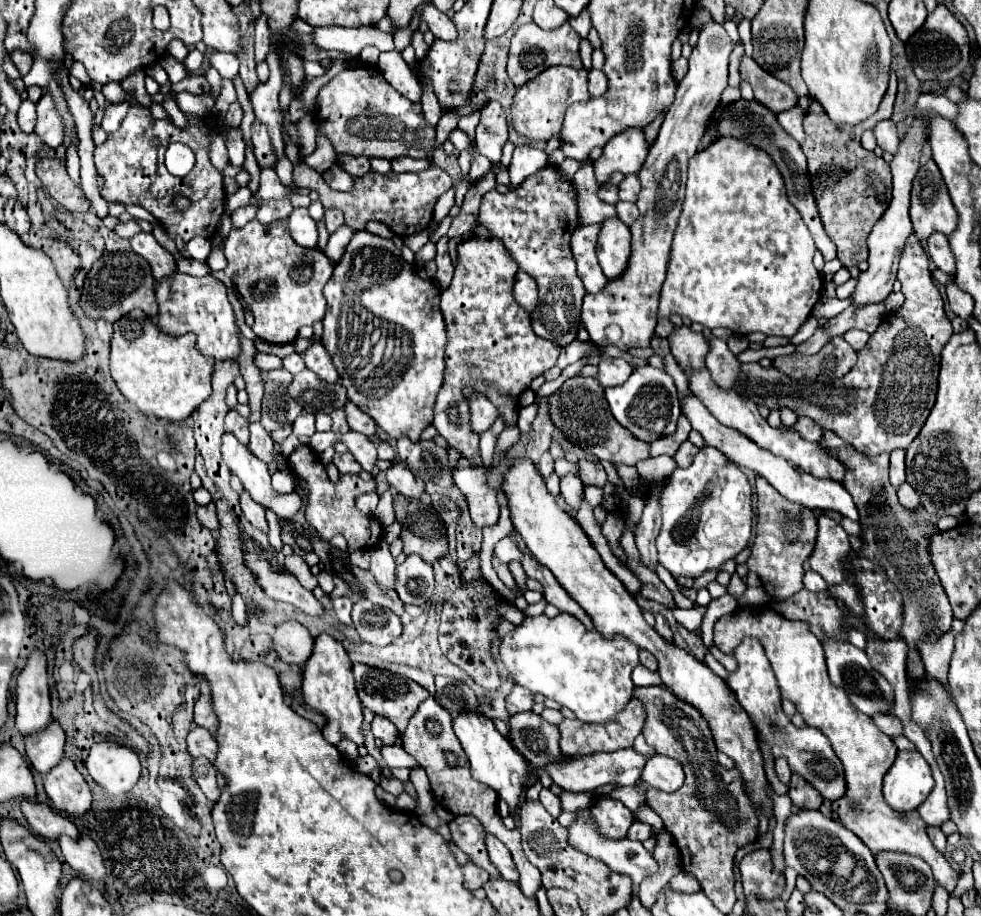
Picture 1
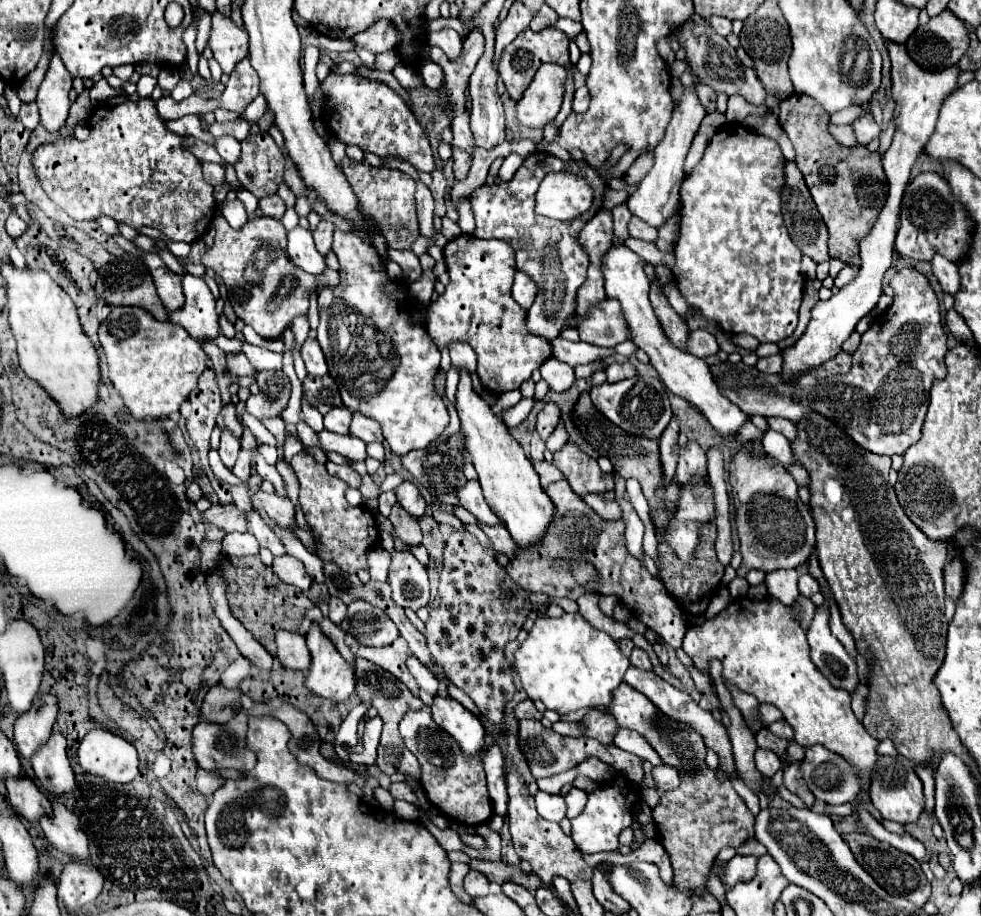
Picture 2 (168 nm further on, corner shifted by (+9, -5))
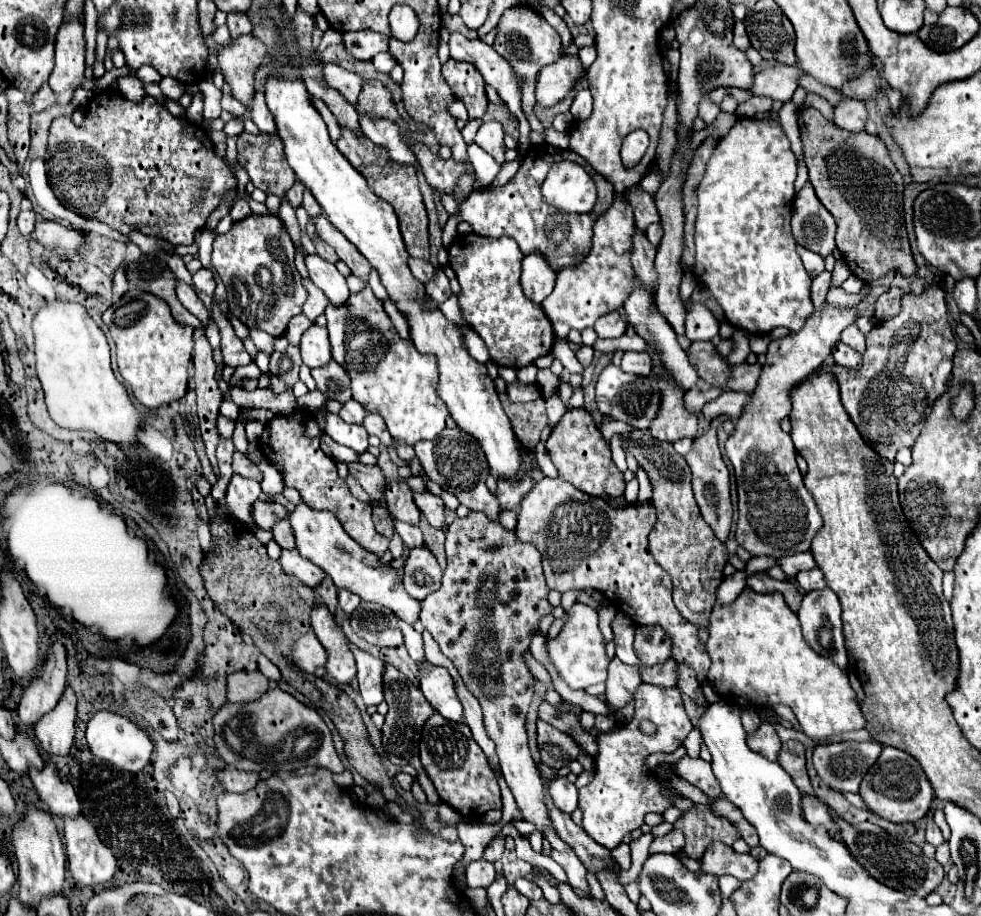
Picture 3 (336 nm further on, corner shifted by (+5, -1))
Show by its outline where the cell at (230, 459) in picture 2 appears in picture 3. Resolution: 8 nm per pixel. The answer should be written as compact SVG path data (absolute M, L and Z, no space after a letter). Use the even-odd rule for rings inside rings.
M239 451L233 453L233 471L237 475L243 475L243 477L253 477L257 481L261 481L261 471L253 467L253 463Z

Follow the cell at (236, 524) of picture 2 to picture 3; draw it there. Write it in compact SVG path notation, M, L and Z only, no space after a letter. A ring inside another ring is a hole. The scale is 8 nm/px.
M257 499L257 503L253 503L251 515L253 515L253 523L257 527L269 531L275 521L287 517L287 509L283 505L279 505L279 503L265 503L265 501Z

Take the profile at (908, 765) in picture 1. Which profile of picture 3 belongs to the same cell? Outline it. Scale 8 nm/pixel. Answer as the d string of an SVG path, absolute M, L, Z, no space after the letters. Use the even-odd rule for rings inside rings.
M883 747L879 759L865 773L859 795L875 815L893 823L915 823L923 819L931 809L933 787L927 781L921 765L913 757L909 757L901 749Z

